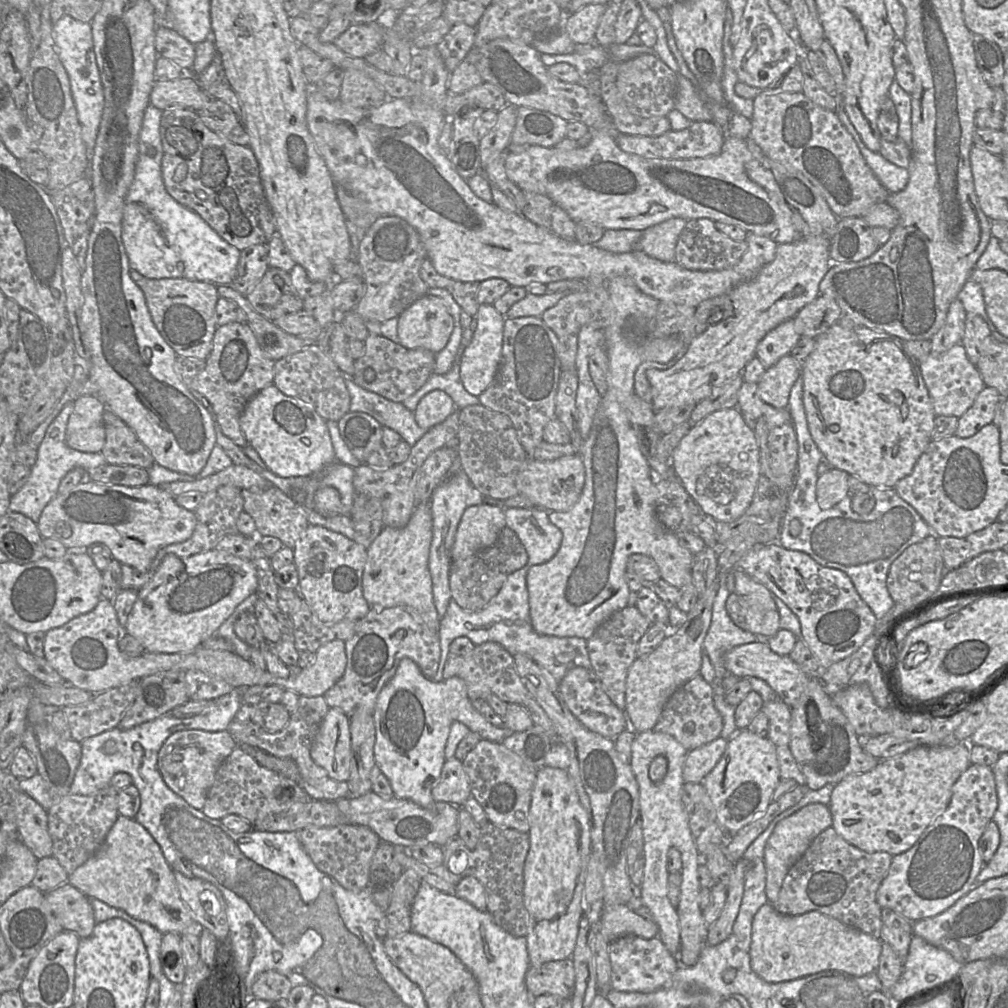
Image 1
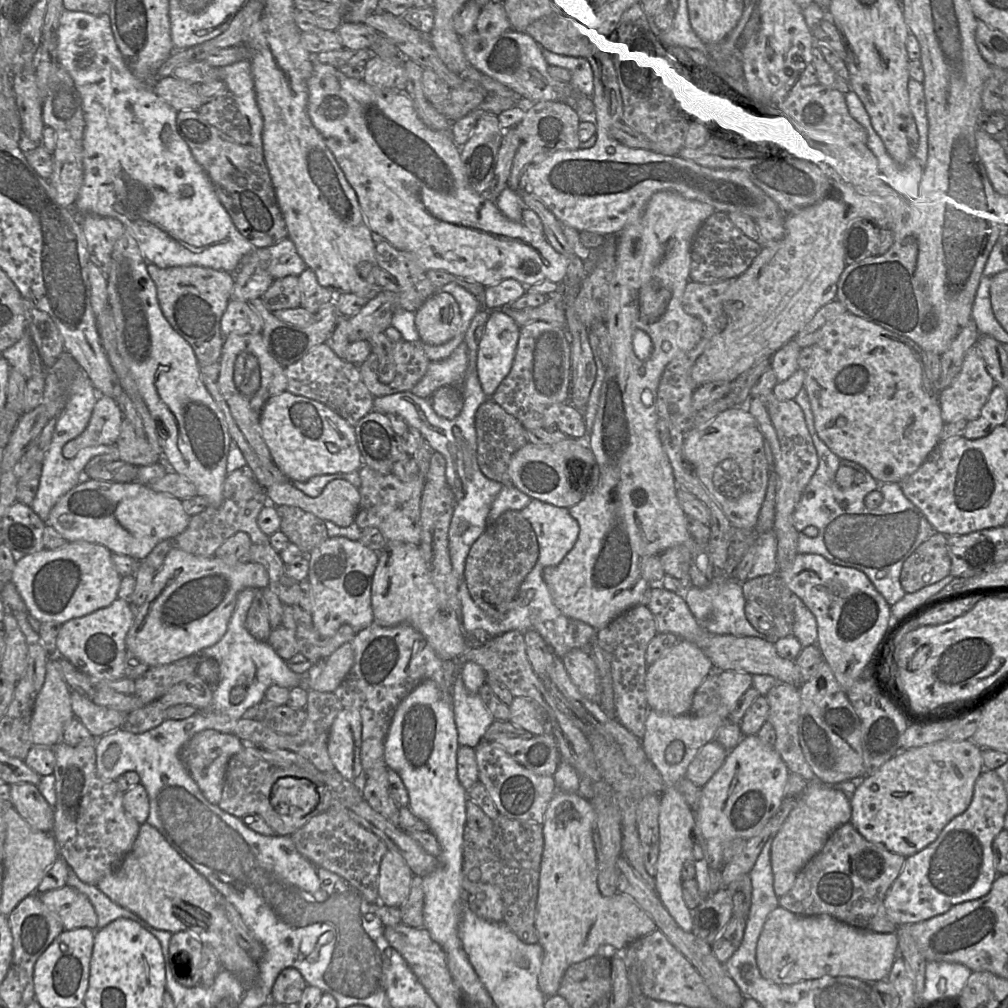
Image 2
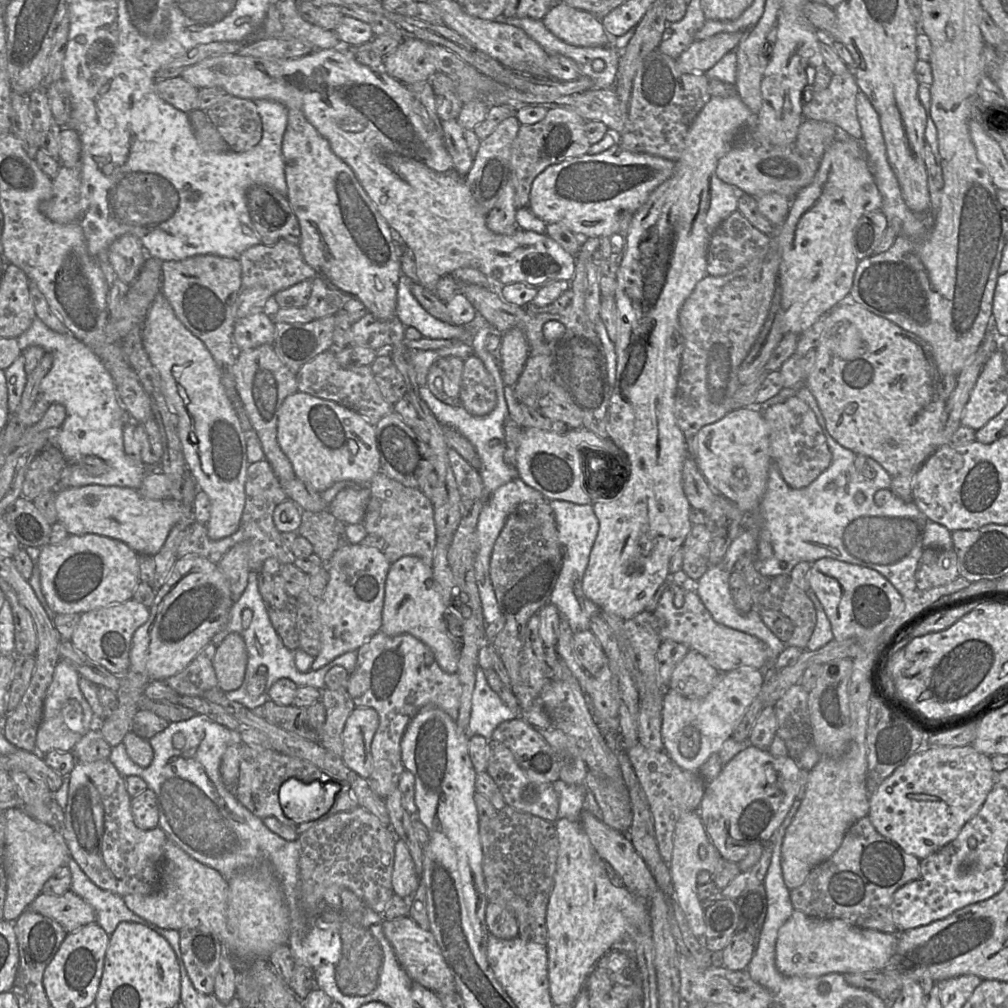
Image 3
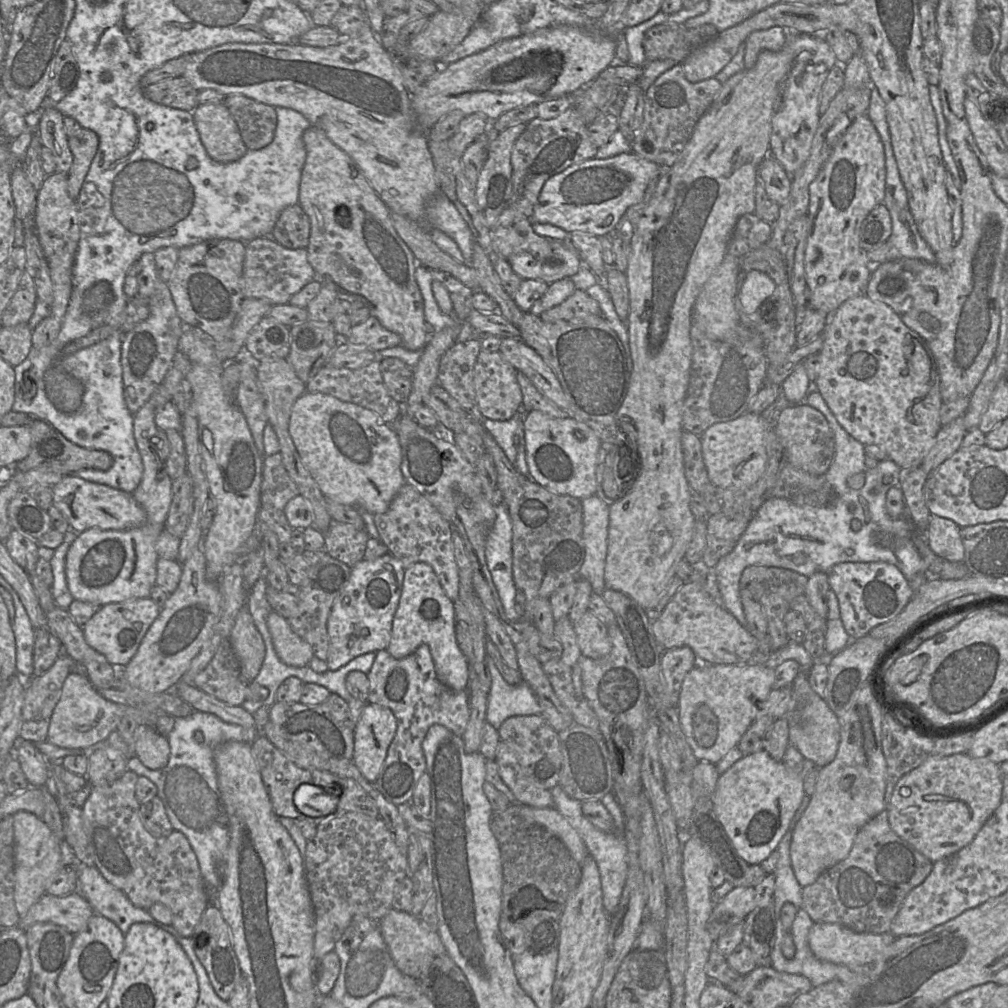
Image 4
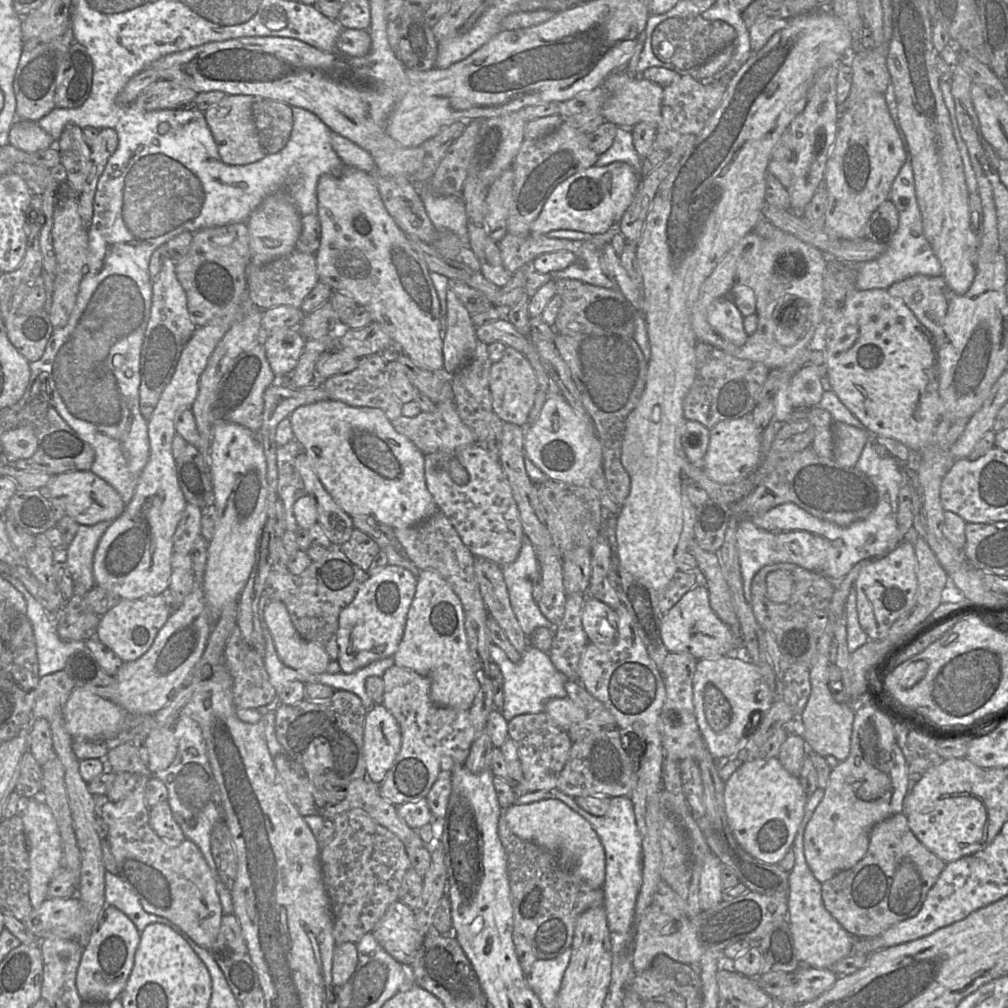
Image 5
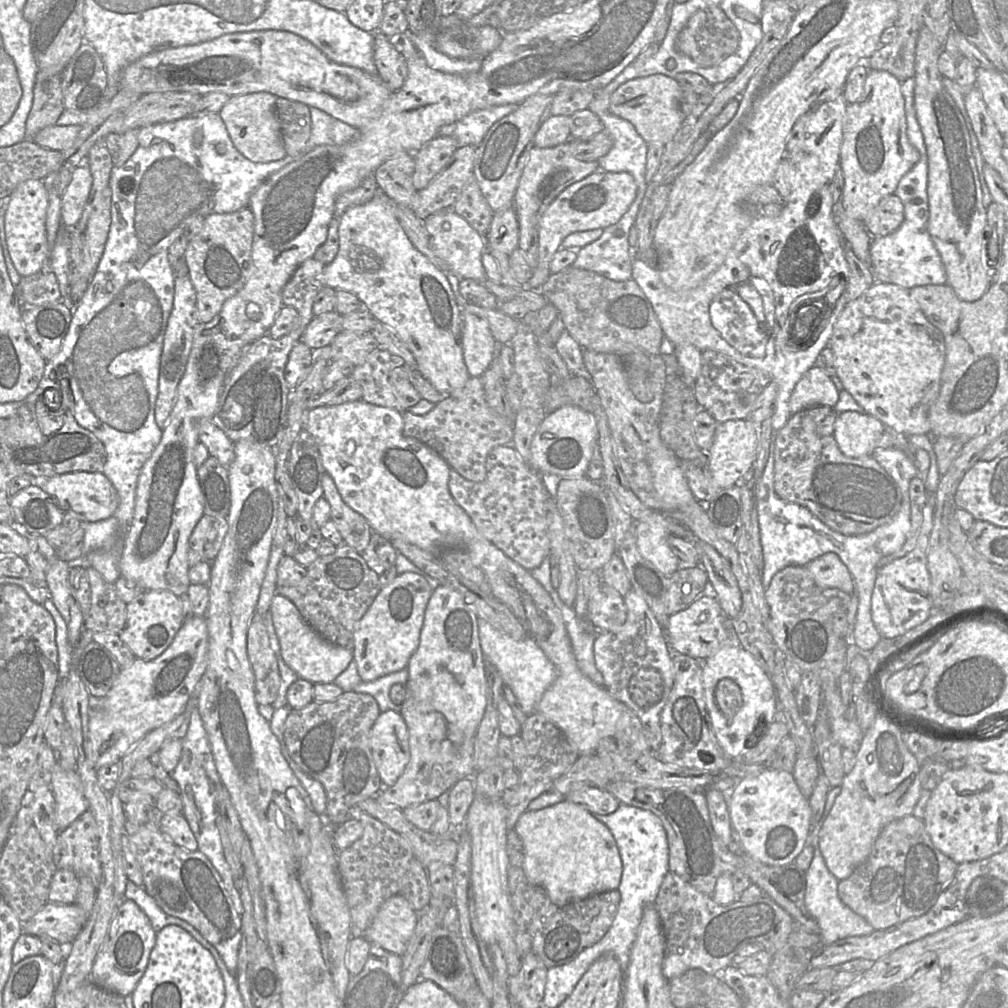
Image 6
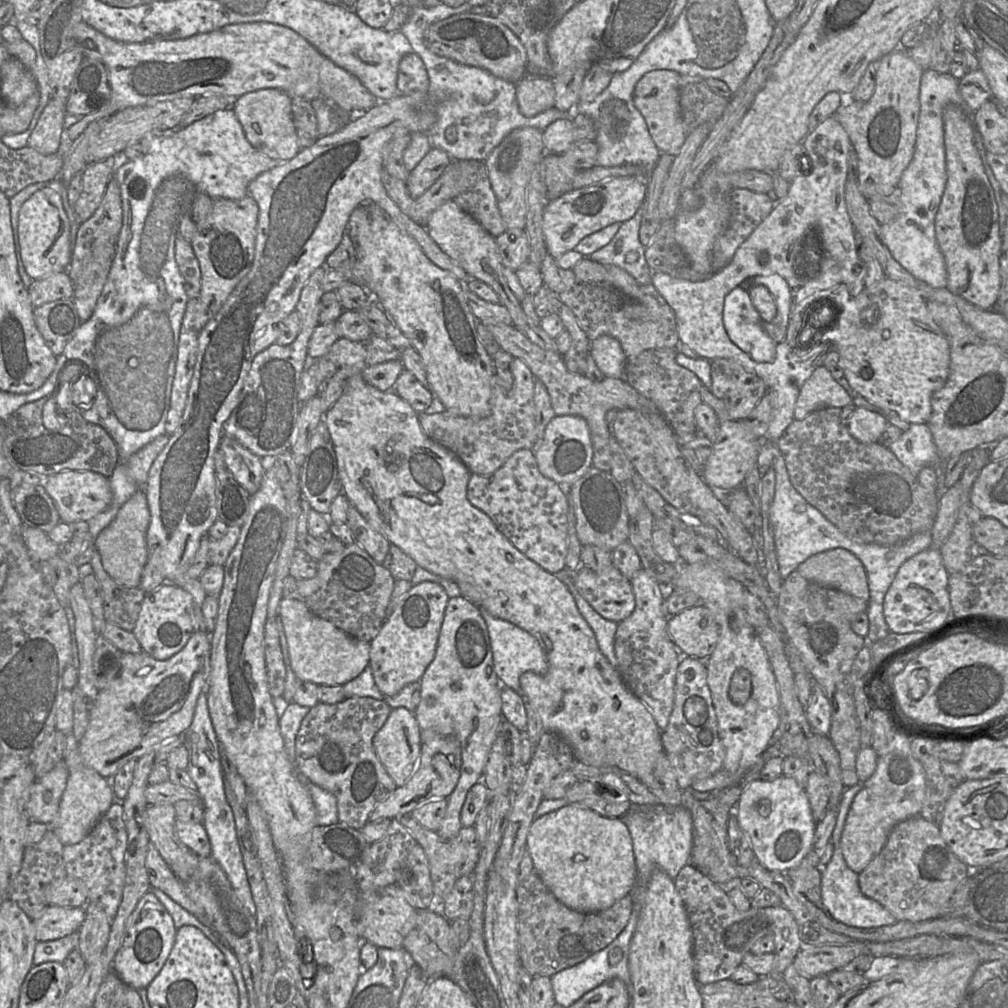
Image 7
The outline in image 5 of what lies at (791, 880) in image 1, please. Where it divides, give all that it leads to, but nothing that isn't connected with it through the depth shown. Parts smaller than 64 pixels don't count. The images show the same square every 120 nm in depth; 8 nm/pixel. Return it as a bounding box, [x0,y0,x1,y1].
[822,813,945,937]

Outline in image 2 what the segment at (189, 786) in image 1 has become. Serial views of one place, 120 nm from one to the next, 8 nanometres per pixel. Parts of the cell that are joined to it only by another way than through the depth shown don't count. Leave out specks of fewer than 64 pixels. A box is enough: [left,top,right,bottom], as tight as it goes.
[179,730,243,804]

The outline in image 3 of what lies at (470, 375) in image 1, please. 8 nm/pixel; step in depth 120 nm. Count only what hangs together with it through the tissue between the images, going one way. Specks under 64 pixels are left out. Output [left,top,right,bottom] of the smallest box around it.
[496,328,530,386]

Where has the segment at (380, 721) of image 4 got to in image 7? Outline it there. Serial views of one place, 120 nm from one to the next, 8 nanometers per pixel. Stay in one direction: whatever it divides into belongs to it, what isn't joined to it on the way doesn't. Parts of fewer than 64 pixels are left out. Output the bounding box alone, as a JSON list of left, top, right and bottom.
[373,707,421,787]

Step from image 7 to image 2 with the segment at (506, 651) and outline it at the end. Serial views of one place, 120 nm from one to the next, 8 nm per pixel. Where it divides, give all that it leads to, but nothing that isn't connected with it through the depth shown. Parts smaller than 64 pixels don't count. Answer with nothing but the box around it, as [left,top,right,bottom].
[452,679,495,748]

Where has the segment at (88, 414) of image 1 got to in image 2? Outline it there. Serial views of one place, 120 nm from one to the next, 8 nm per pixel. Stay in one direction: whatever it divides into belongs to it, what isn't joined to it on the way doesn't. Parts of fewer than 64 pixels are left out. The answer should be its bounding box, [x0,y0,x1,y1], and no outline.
[63,394,123,459]

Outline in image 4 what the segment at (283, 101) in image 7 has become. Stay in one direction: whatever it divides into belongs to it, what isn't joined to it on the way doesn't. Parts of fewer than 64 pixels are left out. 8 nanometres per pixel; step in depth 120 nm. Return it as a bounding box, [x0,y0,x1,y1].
[192,102,247,162]

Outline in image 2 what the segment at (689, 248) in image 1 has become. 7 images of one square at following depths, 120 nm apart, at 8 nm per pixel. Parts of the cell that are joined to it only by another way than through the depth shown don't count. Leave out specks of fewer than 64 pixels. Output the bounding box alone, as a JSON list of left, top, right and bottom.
[690,212,763,284]

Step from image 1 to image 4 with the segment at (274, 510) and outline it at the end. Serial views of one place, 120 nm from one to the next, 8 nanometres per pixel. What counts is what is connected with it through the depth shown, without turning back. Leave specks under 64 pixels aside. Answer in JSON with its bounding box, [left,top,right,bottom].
[324,519,369,567]

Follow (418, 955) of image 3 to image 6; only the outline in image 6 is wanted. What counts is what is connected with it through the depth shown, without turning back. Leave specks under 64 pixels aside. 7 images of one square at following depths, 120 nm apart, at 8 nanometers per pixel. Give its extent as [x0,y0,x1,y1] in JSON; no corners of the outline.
[364,893,418,957]

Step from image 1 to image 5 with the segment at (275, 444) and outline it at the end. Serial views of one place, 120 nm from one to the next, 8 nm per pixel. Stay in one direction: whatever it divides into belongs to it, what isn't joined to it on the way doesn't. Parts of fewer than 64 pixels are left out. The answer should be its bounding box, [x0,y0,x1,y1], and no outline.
[288,399,439,528]

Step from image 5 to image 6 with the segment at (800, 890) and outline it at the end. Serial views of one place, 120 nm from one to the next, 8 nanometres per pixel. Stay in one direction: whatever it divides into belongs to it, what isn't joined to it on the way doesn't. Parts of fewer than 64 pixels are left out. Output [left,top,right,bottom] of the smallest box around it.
[804,787,874,945]

